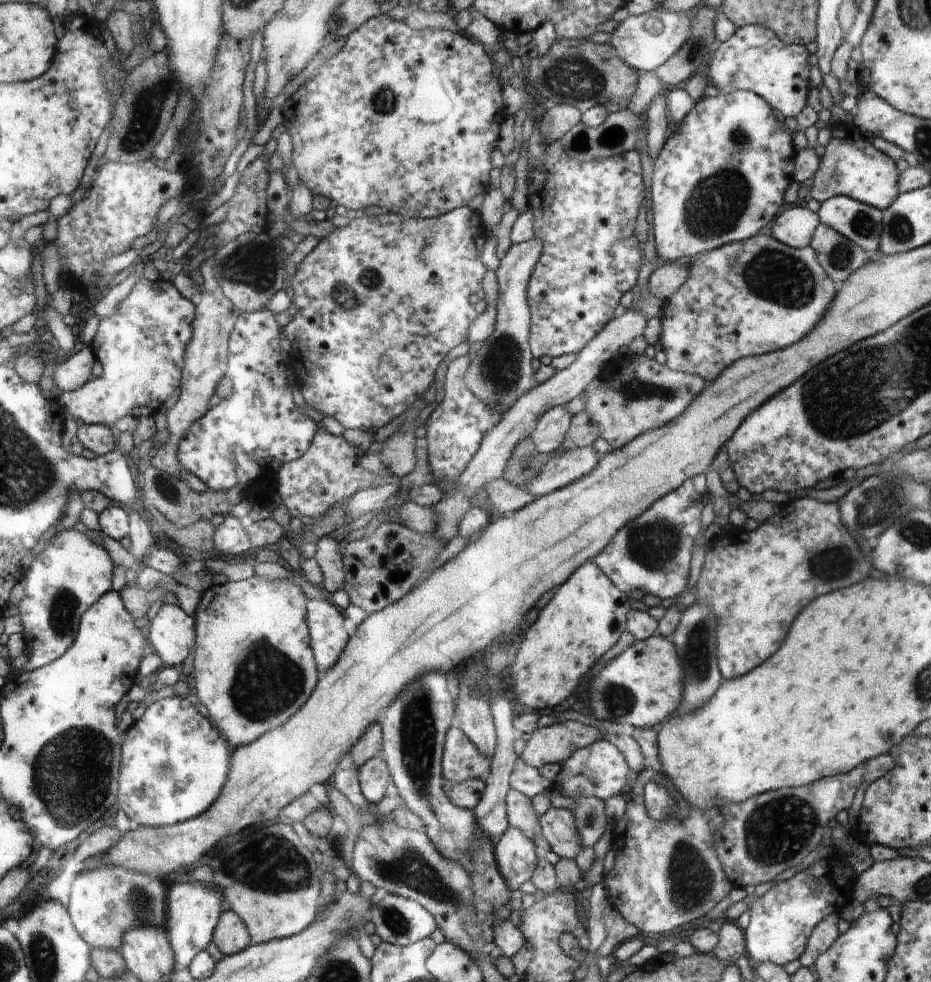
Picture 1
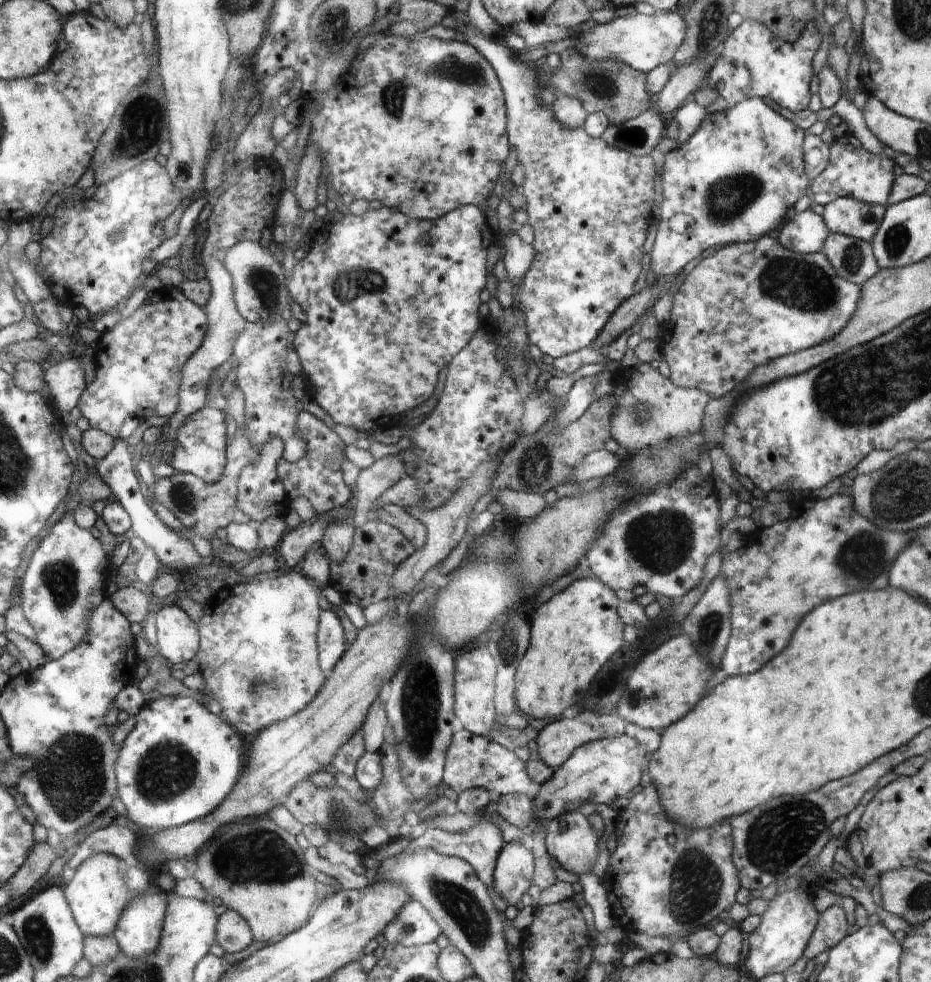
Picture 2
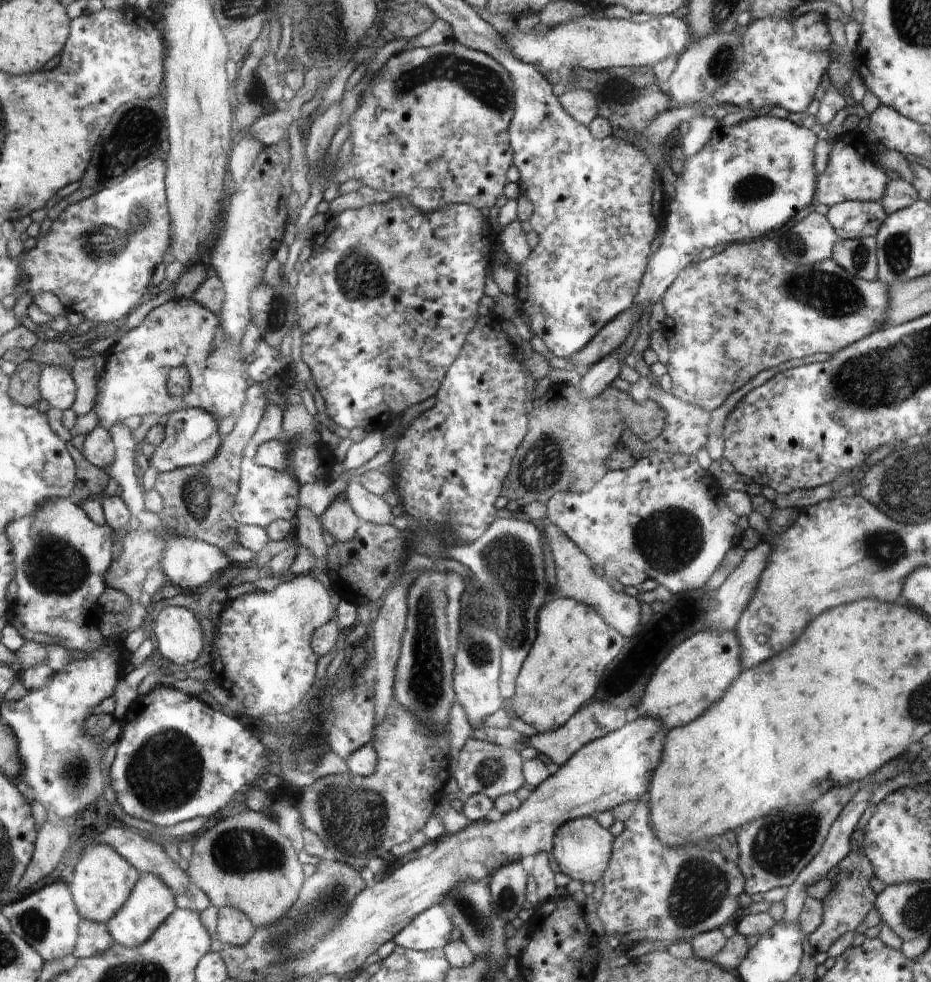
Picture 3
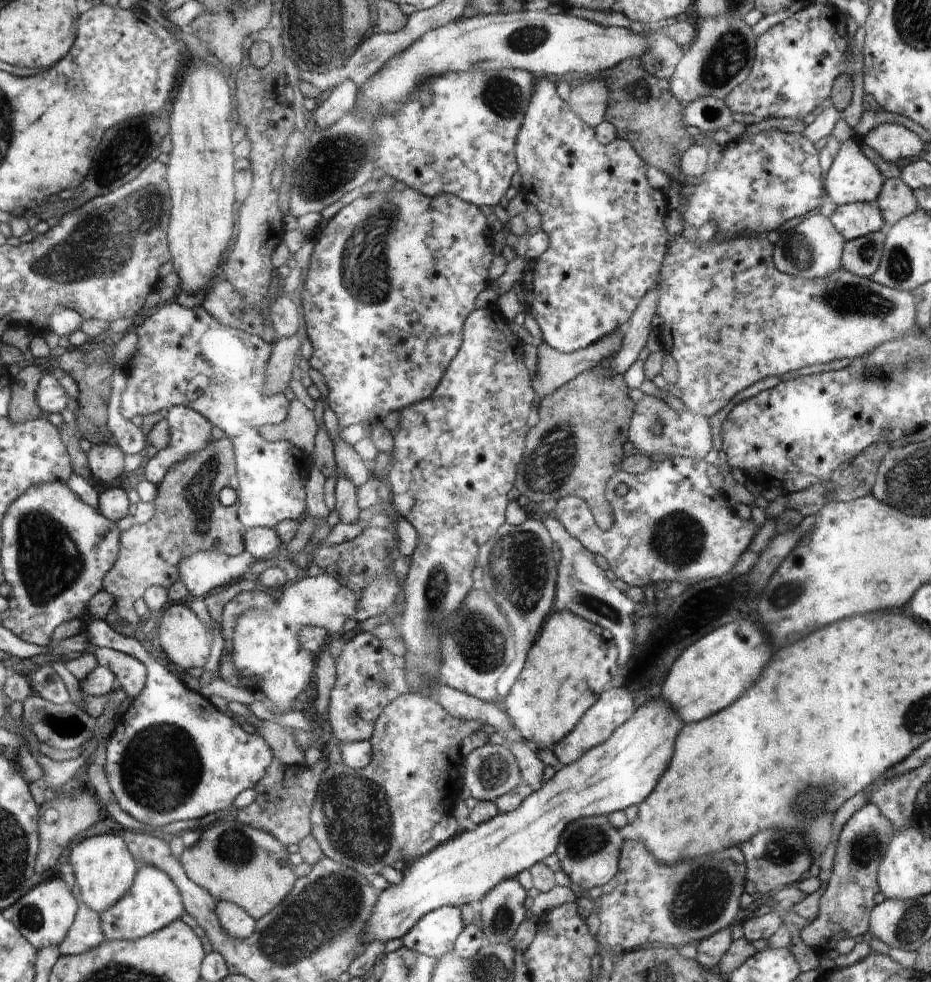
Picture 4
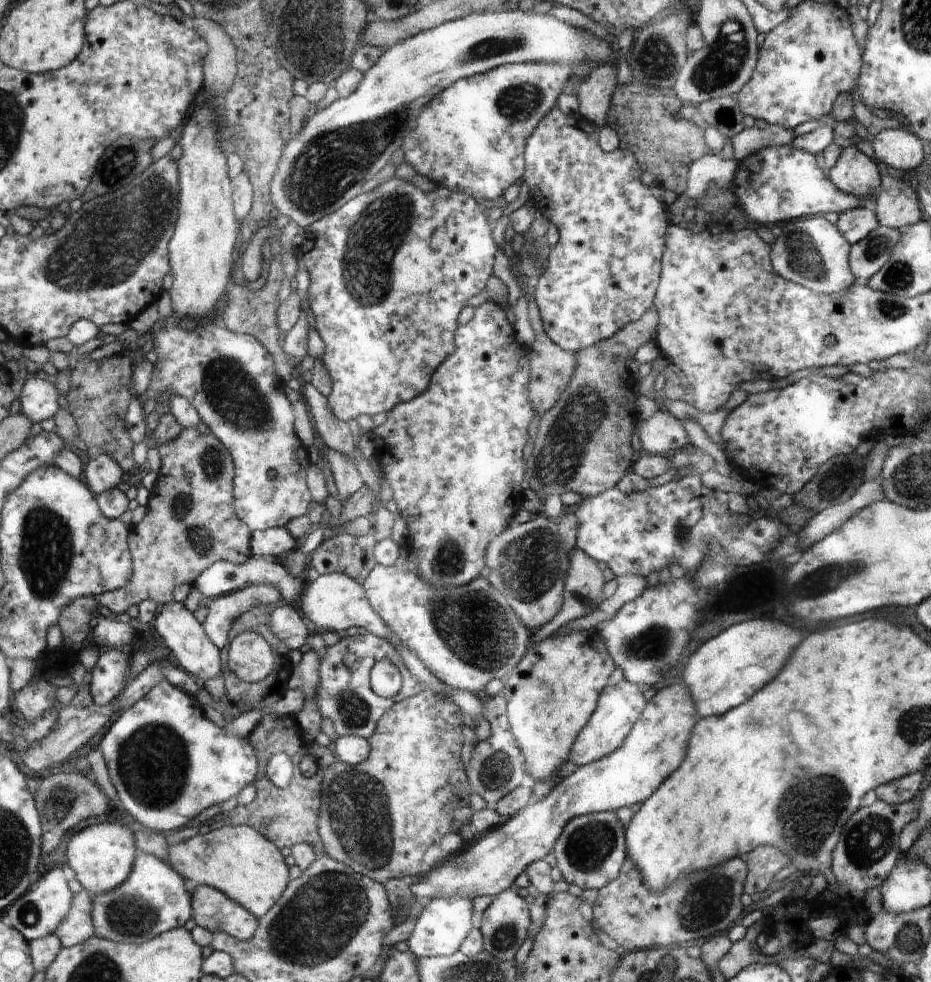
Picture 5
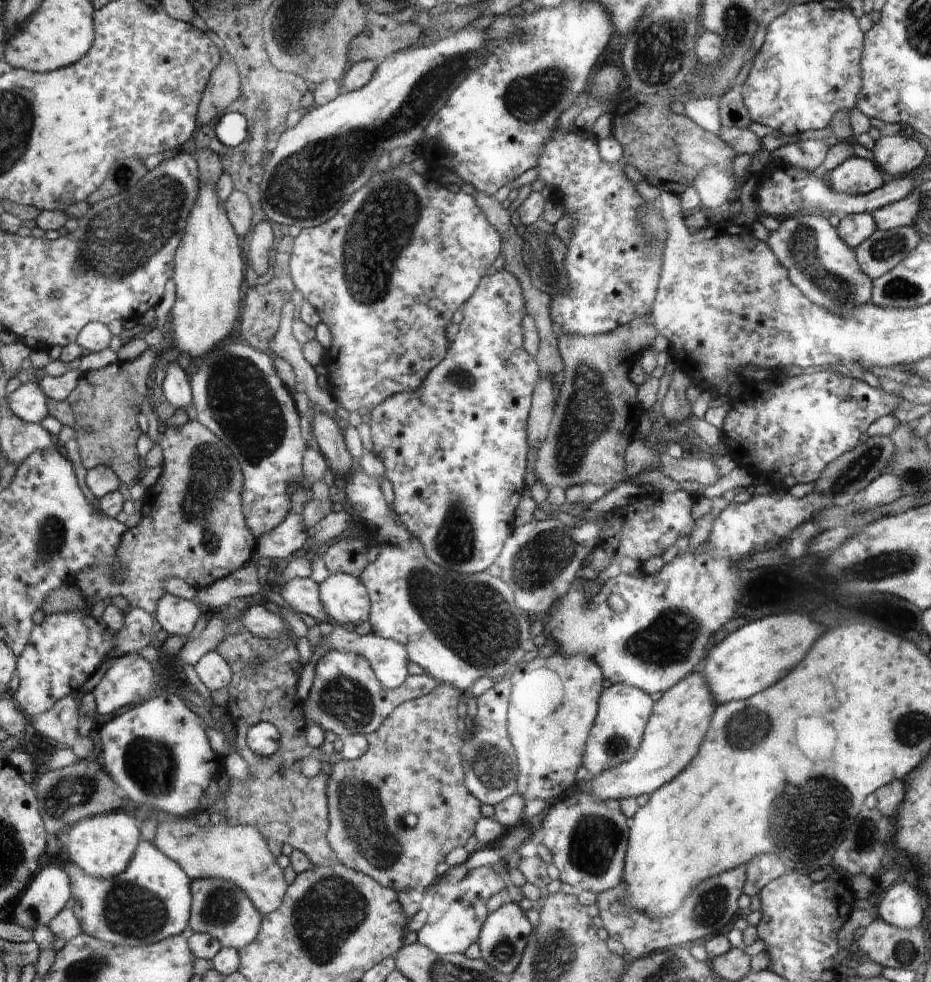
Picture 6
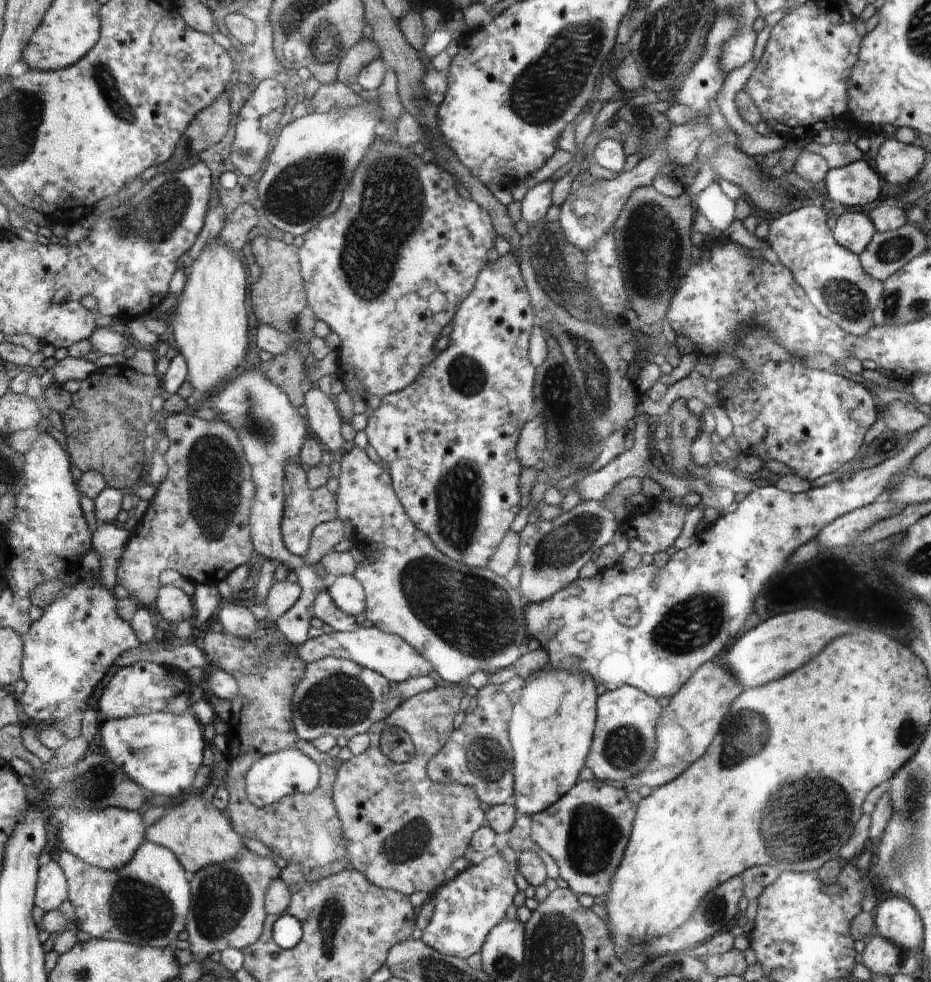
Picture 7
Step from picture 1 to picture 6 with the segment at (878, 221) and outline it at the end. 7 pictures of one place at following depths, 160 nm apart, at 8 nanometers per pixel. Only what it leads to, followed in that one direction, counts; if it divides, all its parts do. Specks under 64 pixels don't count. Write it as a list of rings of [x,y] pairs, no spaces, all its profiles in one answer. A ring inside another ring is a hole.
[[[869,213],[841,216],[837,226],[840,239],[852,249],[873,237],[877,230],[877,222]]]

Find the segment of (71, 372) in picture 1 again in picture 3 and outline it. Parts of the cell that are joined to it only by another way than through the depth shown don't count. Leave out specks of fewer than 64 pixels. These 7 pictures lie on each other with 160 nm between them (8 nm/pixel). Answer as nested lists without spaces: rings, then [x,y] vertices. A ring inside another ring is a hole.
[[[47,366],[42,370],[42,398],[56,410],[70,409],[76,398],[76,384],[68,369],[58,366]]]

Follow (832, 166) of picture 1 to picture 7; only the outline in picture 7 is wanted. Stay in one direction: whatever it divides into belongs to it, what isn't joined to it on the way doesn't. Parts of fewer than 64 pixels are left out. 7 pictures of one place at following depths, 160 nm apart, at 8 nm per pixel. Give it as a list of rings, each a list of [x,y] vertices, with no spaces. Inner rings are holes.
[[[860,159],[843,167],[831,168],[825,176],[825,197],[830,203],[844,207],[866,206],[881,198],[882,176],[874,172],[868,159]]]

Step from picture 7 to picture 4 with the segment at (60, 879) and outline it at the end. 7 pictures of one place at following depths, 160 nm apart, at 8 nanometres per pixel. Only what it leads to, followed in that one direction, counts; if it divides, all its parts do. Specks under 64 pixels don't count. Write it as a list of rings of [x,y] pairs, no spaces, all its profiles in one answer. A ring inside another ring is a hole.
[[[52,878],[38,884],[21,901],[2,911],[1,914],[21,931],[32,946],[37,950],[42,950],[46,946],[60,946],[60,942],[66,938],[66,934],[69,934],[78,914],[78,900],[72,896],[72,892],[68,890],[63,880]]]

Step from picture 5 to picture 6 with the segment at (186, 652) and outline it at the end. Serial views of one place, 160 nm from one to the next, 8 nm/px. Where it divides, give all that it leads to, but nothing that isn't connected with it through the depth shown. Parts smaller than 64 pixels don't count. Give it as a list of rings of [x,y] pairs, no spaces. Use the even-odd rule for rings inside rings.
[[[166,593],[153,616],[168,634],[188,639],[189,634],[198,630],[198,618],[206,612],[208,610],[196,600],[188,601]],[[209,651],[193,666],[200,681],[210,691],[227,688],[233,681],[233,672],[232,668],[229,667],[228,660],[224,659],[218,652]]]

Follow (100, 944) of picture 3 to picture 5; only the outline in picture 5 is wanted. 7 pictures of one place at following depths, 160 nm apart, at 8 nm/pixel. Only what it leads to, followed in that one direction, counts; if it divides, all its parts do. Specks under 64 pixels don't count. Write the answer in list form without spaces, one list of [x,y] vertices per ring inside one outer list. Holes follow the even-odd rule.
[[[82,888],[72,898],[70,910],[56,930],[56,936],[63,948],[84,944],[88,938],[95,936],[92,925],[92,897],[88,890]]]

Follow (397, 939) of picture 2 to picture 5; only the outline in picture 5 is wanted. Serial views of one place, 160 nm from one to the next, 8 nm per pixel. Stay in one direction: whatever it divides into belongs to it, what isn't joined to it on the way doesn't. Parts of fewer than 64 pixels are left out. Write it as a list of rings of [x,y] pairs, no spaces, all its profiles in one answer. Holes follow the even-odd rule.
[[[444,896],[433,899],[430,904],[424,906],[412,934],[406,941],[409,951],[417,958],[449,956],[457,953],[464,939],[472,931],[472,902],[473,898],[466,896]]]

